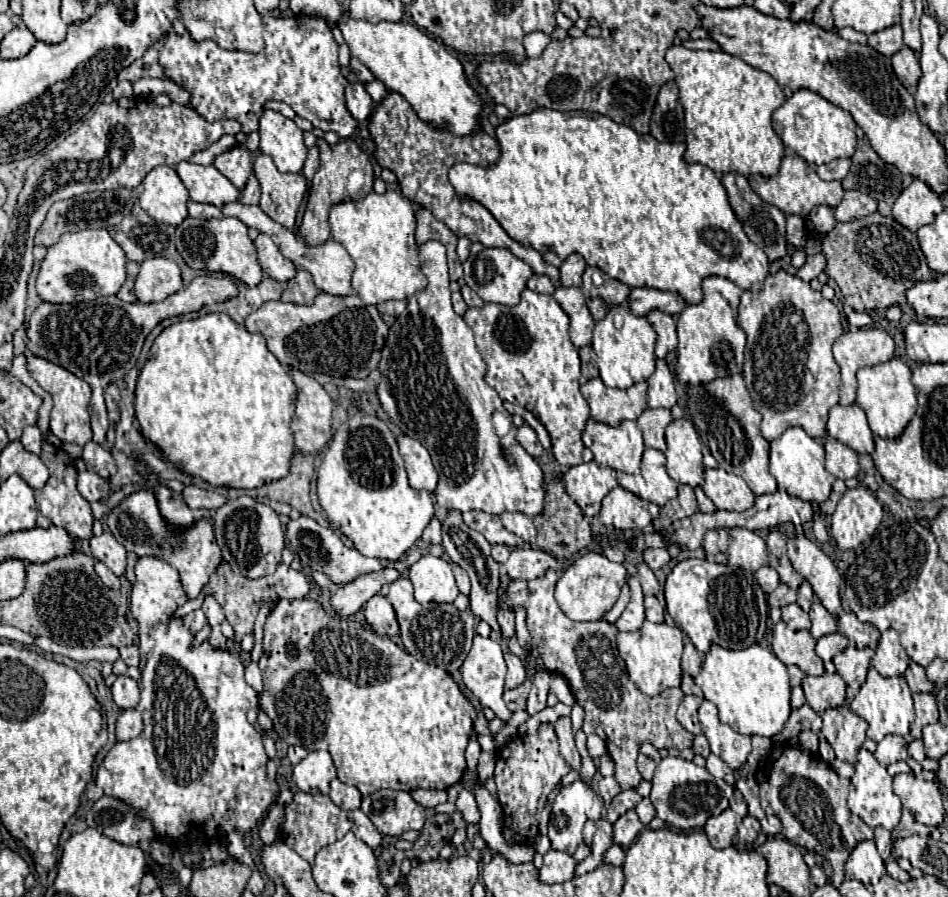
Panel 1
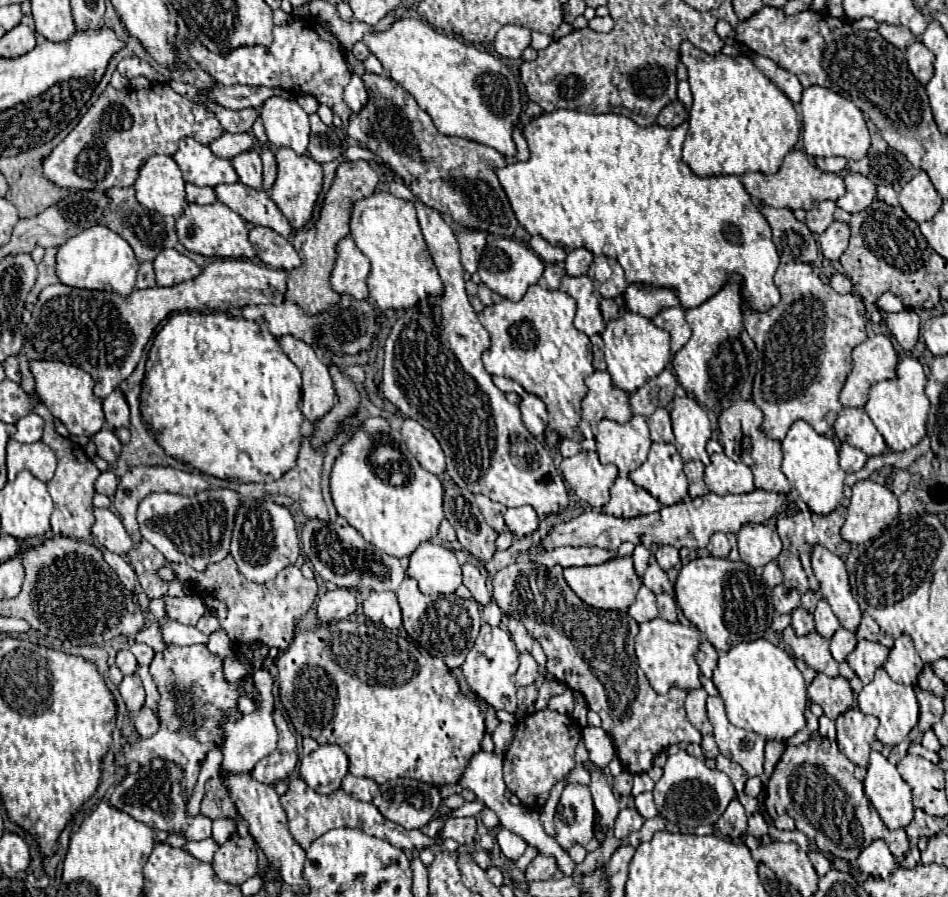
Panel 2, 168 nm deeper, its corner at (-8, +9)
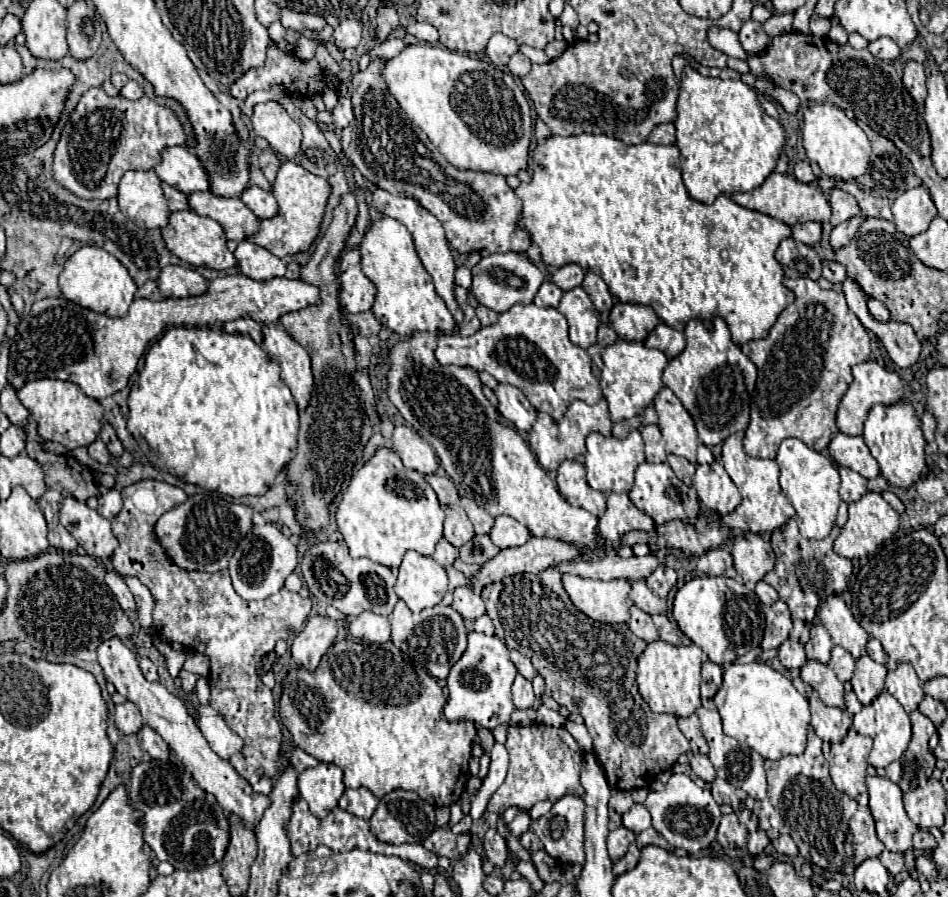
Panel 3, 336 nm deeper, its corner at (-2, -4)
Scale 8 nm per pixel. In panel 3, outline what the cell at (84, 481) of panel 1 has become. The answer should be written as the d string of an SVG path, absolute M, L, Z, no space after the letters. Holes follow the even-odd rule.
M111 489L107 491L105 495L99 495L99 507L97 511L105 517L105 519L113 519L123 507L123 501L121 501L121 493L117 489Z

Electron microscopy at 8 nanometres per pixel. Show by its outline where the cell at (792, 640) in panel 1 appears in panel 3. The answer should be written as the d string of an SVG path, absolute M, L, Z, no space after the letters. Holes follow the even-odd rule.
M807 661L801 667L801 679L819 693L825 705L845 709L845 689L833 669L817 661Z

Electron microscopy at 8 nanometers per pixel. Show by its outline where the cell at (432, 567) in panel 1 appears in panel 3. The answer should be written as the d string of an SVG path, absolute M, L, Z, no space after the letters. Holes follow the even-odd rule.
M407 551L397 573L395 593L413 613L433 607L447 593L447 573L433 557Z

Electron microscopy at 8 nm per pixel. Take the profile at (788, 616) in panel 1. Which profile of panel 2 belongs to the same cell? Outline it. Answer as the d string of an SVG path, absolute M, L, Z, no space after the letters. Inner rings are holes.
M803 606L795 608L795 610L791 612L791 618L793 618L793 620L791 620L791 626L793 626L795 634L803 636L803 634L809 634L809 632L813 632L813 630L815 630L813 614L811 614L809 610L805 610Z

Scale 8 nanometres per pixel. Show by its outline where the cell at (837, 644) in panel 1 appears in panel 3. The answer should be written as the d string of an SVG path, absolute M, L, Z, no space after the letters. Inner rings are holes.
M833 647L829 667L835 671L835 675L839 677L839 681L847 683L847 681L851 681L853 673L855 673L855 659L843 647Z

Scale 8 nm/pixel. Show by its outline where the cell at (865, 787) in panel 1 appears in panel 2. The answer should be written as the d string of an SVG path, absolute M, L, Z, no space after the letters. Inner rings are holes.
M871 750L863 788L889 830L905 828L913 820L911 790L881 752Z

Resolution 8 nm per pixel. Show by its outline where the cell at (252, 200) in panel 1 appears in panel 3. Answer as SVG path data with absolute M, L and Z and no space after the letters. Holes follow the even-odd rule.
M265 149L261 155L259 155L259 167L261 171L265 173L265 177L269 179L269 183L275 181L275 175L277 175L277 169L281 165L281 159L277 157L277 153L273 149Z

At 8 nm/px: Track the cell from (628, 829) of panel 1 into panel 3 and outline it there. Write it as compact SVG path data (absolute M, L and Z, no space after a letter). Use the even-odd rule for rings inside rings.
M617 827L615 831L611 831L609 839L607 839L607 849L609 849L611 861L619 861L627 853L627 847L633 841L635 841L635 833L627 831L625 827Z

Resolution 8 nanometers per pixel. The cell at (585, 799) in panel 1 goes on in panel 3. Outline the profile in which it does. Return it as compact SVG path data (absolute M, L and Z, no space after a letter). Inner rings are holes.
M565 795L563 799L555 801L553 807L539 819L531 819L531 829L541 839L545 851L561 865L583 865L585 853L583 853L583 819L585 819L585 807L583 799L575 795Z

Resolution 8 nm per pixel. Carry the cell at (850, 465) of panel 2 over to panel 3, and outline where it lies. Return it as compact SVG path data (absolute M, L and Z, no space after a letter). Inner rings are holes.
M839 467L839 475L841 475L841 491L839 493L845 503L859 501L867 493L867 479L861 477L859 473L855 473L847 467Z

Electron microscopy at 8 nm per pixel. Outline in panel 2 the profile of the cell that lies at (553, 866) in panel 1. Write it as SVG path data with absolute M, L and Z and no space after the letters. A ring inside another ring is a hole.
M539 854L525 870L525 878L527 880L551 880L555 876L555 872L559 870L557 860L553 856L545 856Z

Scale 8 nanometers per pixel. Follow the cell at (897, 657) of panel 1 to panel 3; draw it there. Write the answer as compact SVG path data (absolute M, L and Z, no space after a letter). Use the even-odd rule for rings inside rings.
M901 663L895 671L887 673L885 689L903 705L907 713L917 711L919 703L925 697L923 681L917 677L915 669L909 663Z

